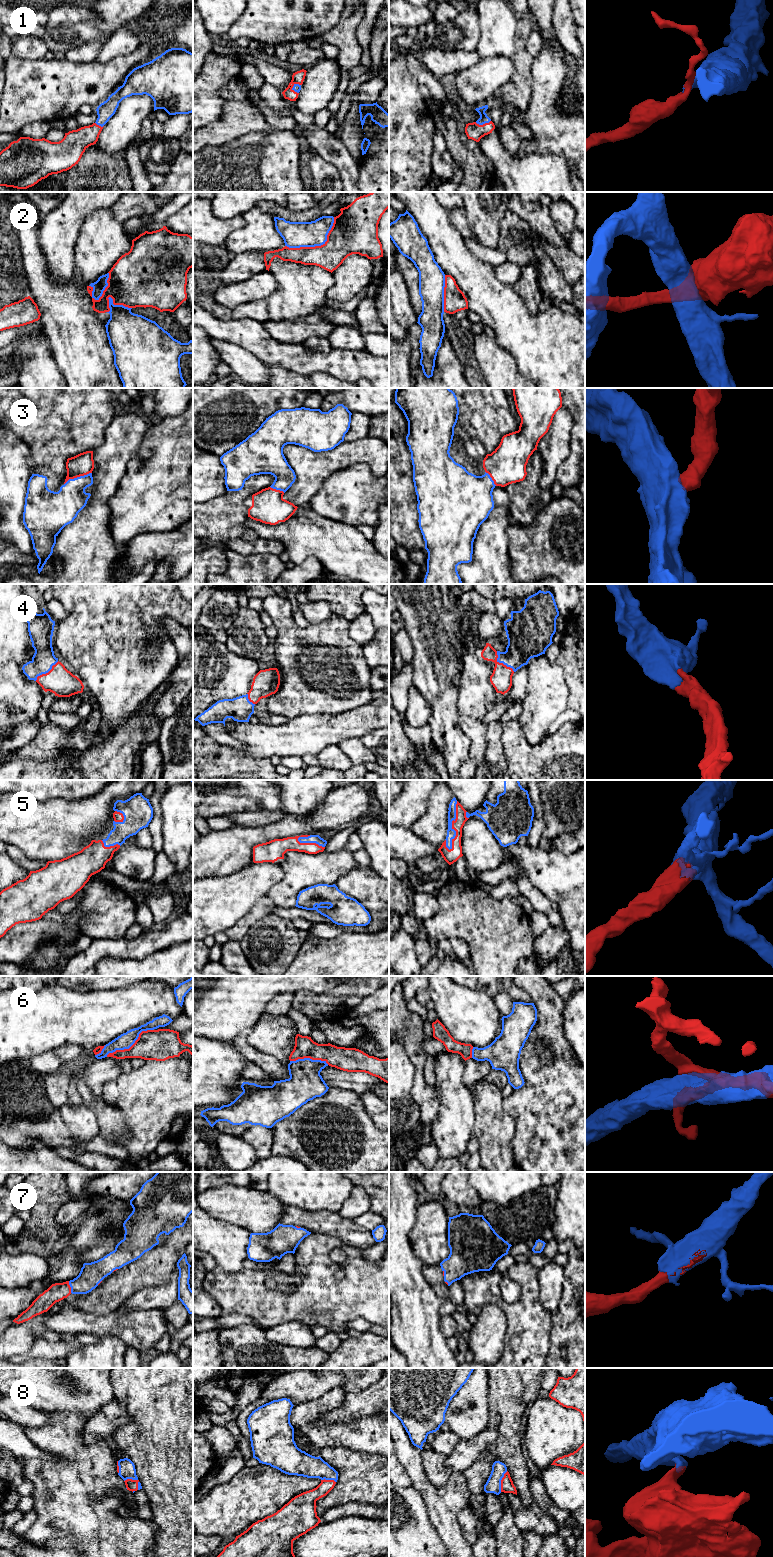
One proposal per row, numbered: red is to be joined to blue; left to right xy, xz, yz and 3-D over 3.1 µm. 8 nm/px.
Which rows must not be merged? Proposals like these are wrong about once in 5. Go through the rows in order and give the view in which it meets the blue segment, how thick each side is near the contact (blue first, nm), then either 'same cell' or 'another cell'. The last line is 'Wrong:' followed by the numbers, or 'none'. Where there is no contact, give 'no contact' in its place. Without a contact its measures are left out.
1: yz | 70/140 nm | same cell
2: xz | 200/280 nm | another cell
3: xy | 260/180 nm | same cell
4: yz | 280/170 nm | same cell
5: yz | 80/110 nm | same cell
6: xy | 120/260 nm | another cell
7: xy | 190/150 nm | same cell
8: xy | 130/100 nm | same cell
Wrong: 2, 6

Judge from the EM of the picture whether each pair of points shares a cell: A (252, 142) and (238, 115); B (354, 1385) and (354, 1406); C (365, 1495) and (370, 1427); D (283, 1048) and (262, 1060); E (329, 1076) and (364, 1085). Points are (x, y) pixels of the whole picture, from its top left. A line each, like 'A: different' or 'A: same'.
A: different
B: different
C: different
D: different
E: same

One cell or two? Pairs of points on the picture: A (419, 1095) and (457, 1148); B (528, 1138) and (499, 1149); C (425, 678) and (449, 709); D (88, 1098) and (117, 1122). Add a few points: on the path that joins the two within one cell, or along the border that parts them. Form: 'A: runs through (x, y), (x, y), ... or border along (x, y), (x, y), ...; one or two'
A: border along (436, 1093), (438, 1101), (437, 1115), (430, 1124); two
B: border along (515, 1122), (515, 1135), (512, 1140), (513, 1161); two
C: runs through (433, 686), (442, 695), (443, 701); one
D: runs through (95, 1103), (110, 1118); one

